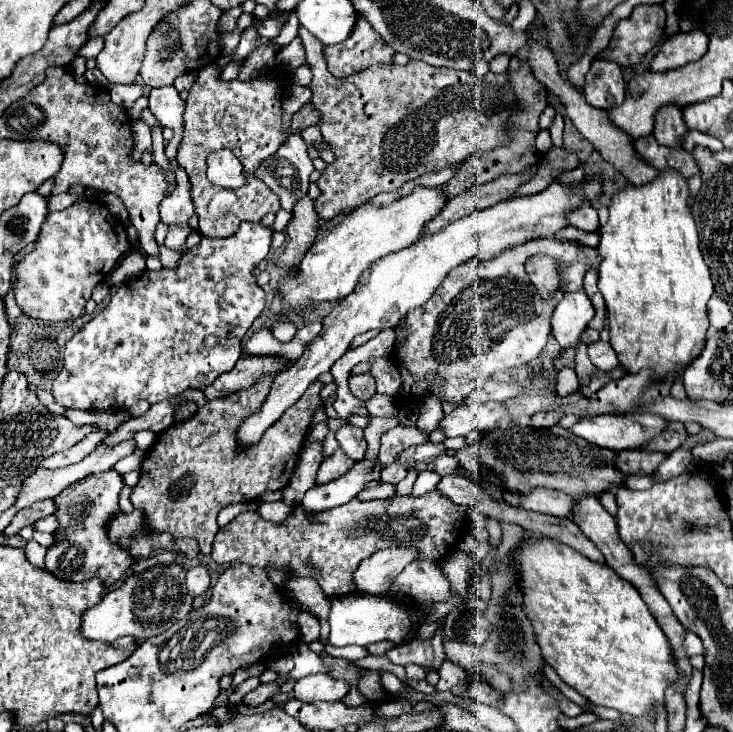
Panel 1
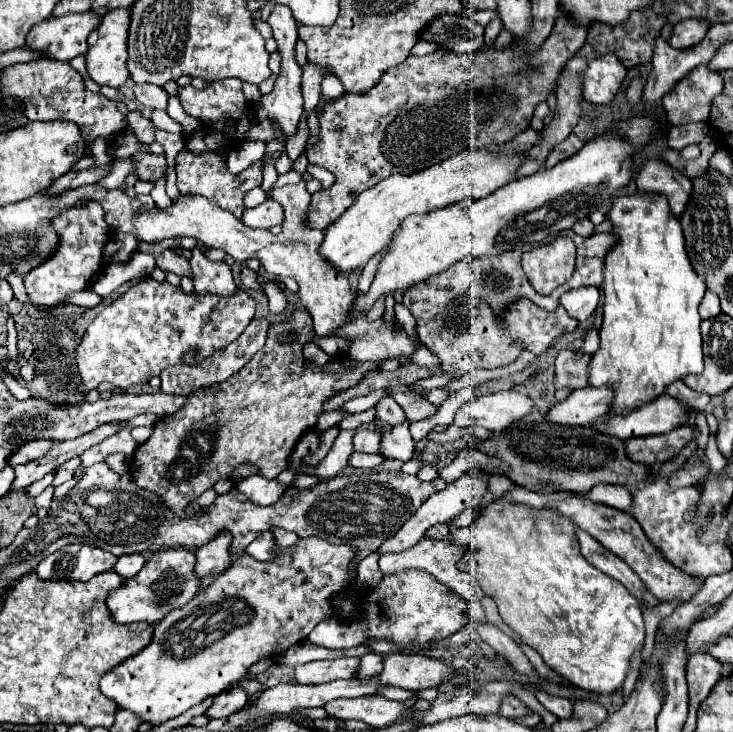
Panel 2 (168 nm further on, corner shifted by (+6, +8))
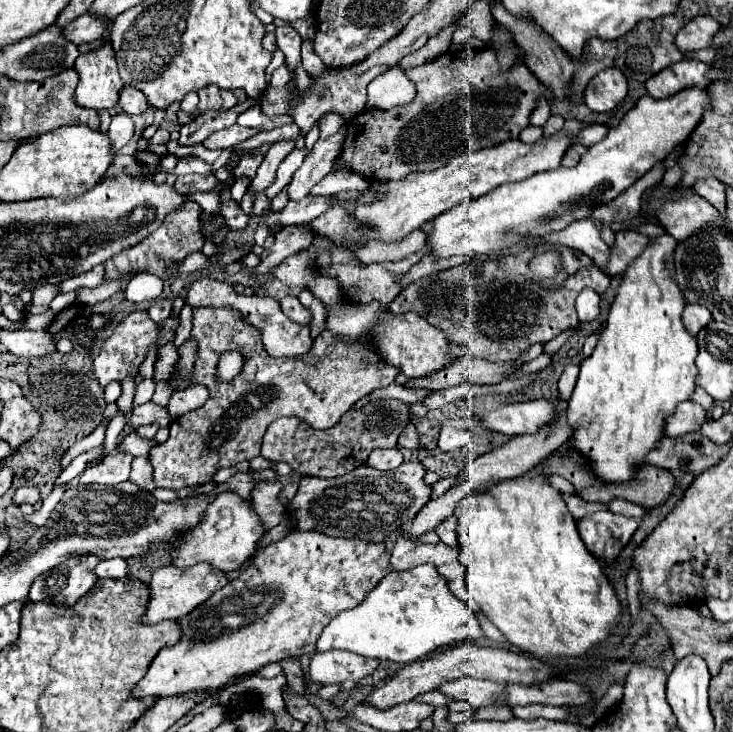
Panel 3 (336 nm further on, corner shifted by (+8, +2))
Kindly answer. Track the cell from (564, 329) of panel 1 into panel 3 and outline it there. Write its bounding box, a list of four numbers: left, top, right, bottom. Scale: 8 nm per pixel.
[575,288,601,324]

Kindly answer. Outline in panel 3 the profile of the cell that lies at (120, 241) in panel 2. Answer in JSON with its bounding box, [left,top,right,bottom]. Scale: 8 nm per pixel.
[61,264,105,292]

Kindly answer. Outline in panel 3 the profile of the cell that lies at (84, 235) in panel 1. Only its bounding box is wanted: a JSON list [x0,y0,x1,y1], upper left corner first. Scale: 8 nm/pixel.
[33,284,59,304]

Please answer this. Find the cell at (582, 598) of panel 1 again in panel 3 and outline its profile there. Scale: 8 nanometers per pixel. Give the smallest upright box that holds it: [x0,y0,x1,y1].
[455,474,621,660]

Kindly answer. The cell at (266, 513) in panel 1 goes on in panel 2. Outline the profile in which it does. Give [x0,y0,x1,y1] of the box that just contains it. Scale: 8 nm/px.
[237,476,287,506]

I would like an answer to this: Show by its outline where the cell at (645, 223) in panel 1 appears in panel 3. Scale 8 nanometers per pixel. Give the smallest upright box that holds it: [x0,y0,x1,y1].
[567,234,699,482]

